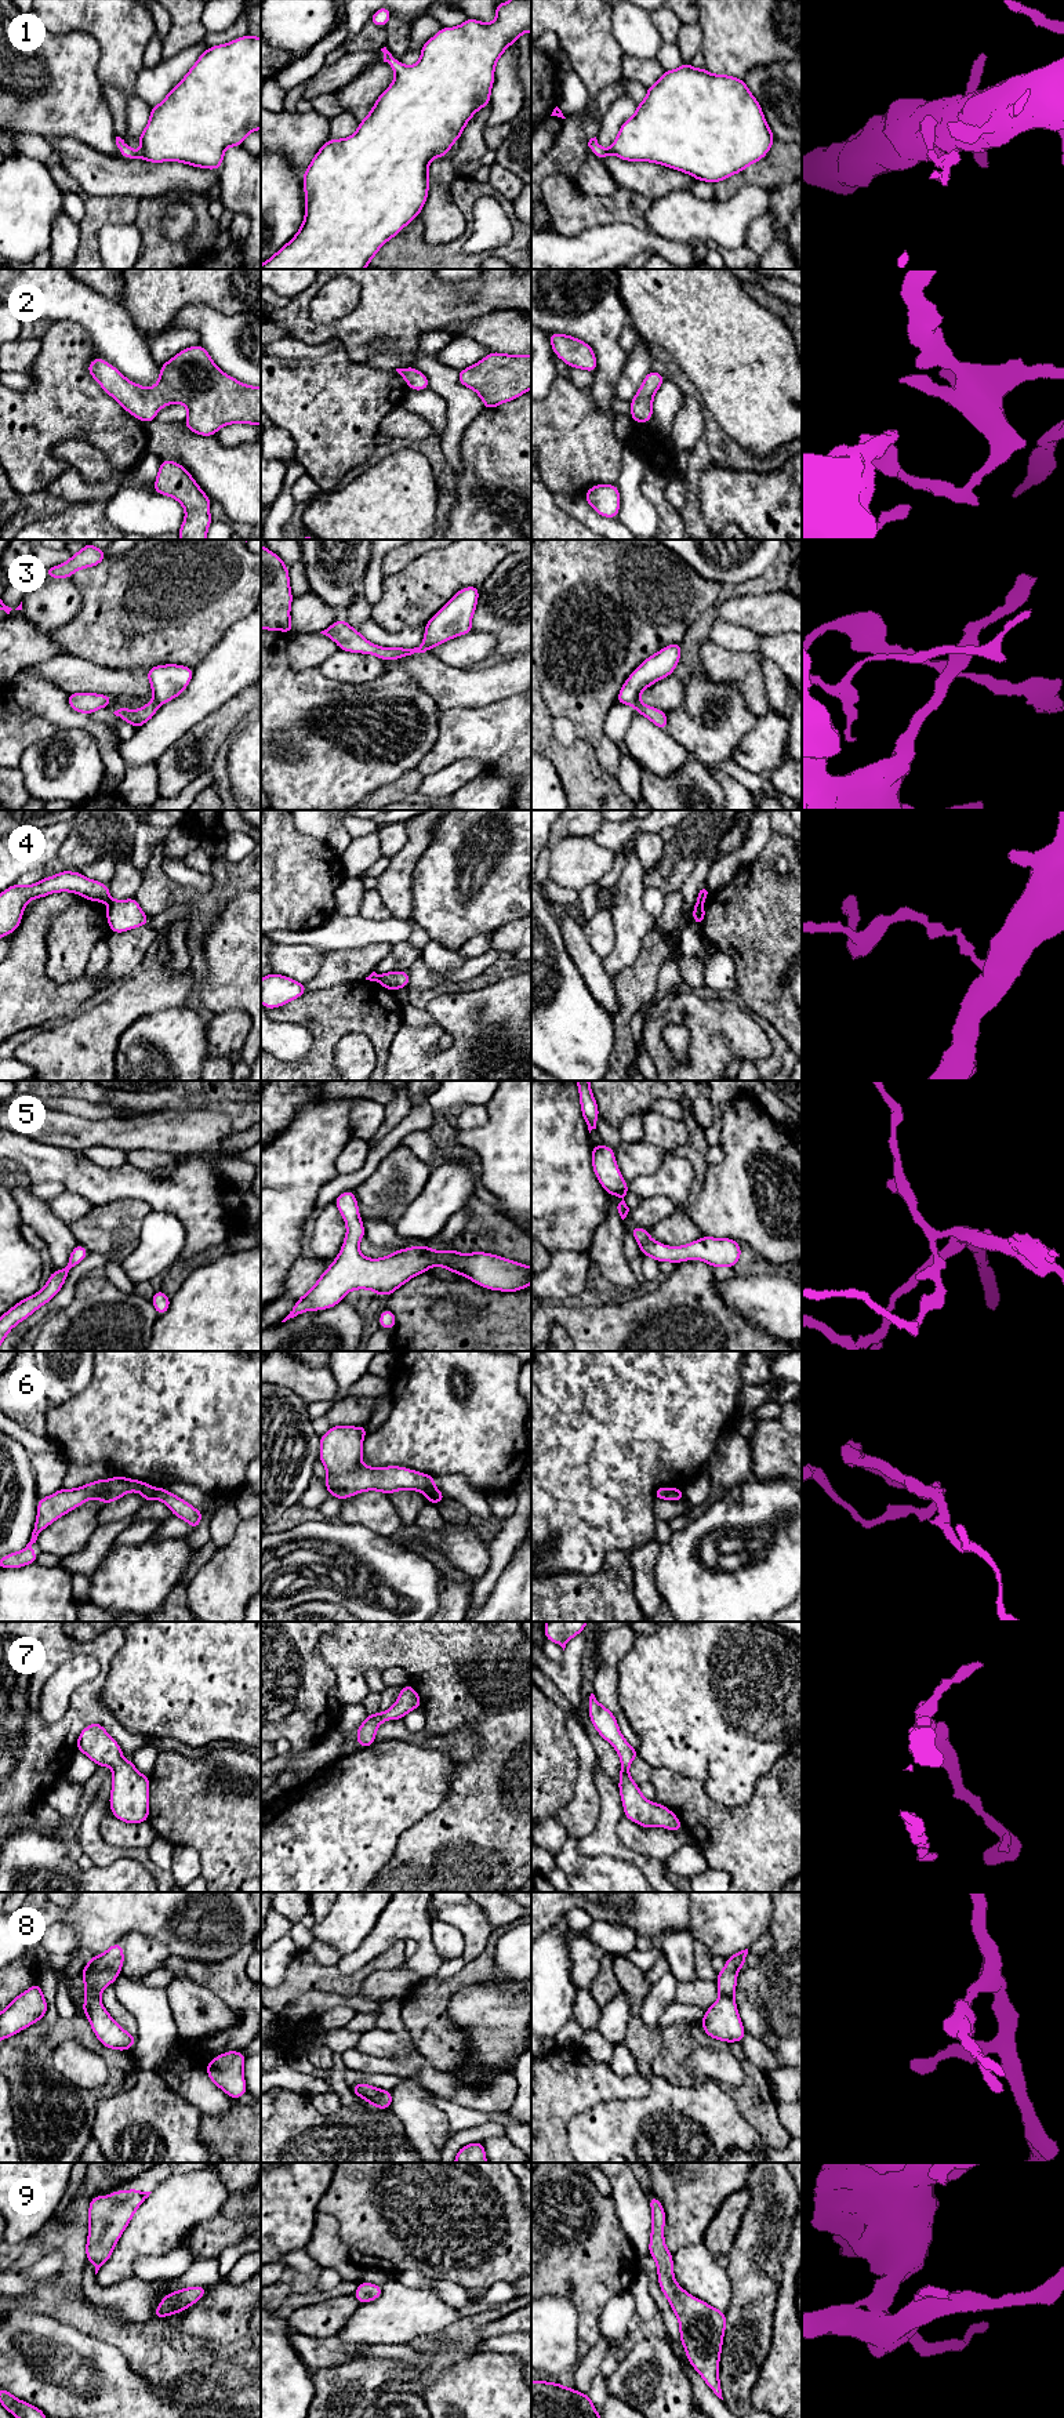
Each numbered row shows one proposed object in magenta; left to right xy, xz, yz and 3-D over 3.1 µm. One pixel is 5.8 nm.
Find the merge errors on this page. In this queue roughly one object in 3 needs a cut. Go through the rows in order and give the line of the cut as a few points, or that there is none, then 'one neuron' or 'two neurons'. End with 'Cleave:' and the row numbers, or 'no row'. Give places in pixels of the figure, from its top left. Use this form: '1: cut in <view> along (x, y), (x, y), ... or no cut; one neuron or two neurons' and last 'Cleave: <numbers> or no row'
1: no cut; one neuron
2: no cut; one neuron
3: cut in xz along (422, 643), (429, 649); two neurons
4: cut in yz along (697, 901), (701, 903); two neurons
5: no cut; one neuron
6: cut in xy along (159, 1488), (155, 1498); two neurons
7: no cut; one neuron
8: no cut; one neuron
9: no cut; one neuron
Cleave: 3, 4, 6

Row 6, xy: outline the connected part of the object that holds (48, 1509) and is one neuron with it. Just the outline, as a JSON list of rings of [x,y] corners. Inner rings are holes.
[[[116,1475],[110,1480],[92,1481],[76,1489],[61,1488],[54,1495],[39,1499],[37,1517],[30,1542],[23,1550],[1,1557],[0,1569],[17,1569],[36,1562],[39,1554],[32,1551],[32,1544],[36,1543],[39,1533],[59,1517],[80,1507],[86,1500],[97,1499],[108,1504],[119,1500],[127,1492],[139,1492],[144,1495],[144,1503],[146,1503],[156,1499],[157,1489],[148,1482]]]

